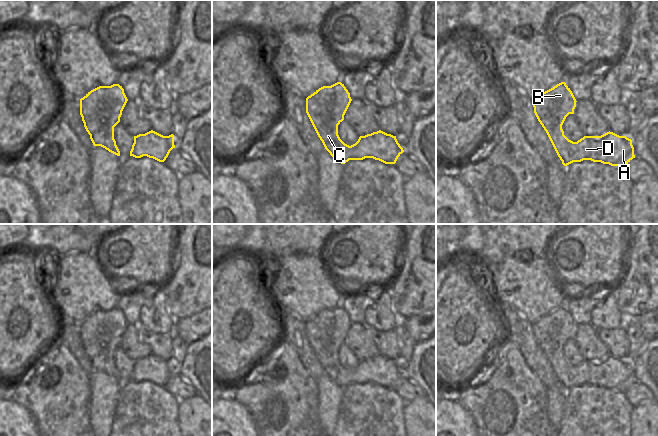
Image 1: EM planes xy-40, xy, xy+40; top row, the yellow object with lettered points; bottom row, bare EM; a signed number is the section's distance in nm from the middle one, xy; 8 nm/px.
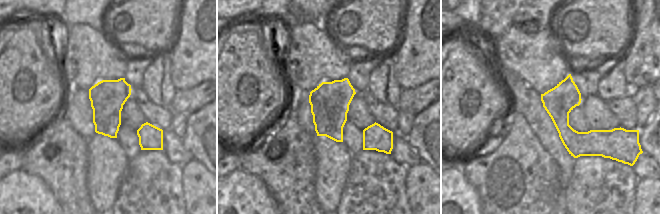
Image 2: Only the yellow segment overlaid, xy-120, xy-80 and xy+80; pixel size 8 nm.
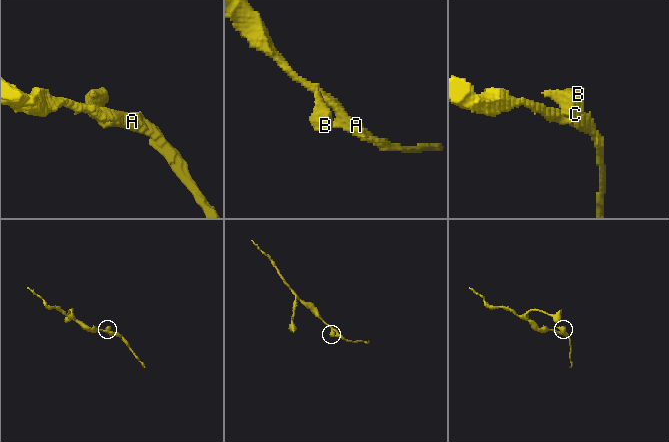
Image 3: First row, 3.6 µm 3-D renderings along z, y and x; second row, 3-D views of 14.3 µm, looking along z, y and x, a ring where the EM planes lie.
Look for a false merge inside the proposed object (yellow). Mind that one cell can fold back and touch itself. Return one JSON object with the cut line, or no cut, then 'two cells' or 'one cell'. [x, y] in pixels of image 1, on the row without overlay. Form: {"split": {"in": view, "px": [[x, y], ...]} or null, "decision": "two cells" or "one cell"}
{"split": null, "decision": "one cell"}

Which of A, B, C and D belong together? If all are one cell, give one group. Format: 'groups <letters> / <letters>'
groups A B C D

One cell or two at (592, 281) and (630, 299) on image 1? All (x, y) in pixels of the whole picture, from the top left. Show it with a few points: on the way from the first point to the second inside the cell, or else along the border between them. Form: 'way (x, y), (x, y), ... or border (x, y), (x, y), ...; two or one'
border (625, 268), (621, 279), (612, 288); two

